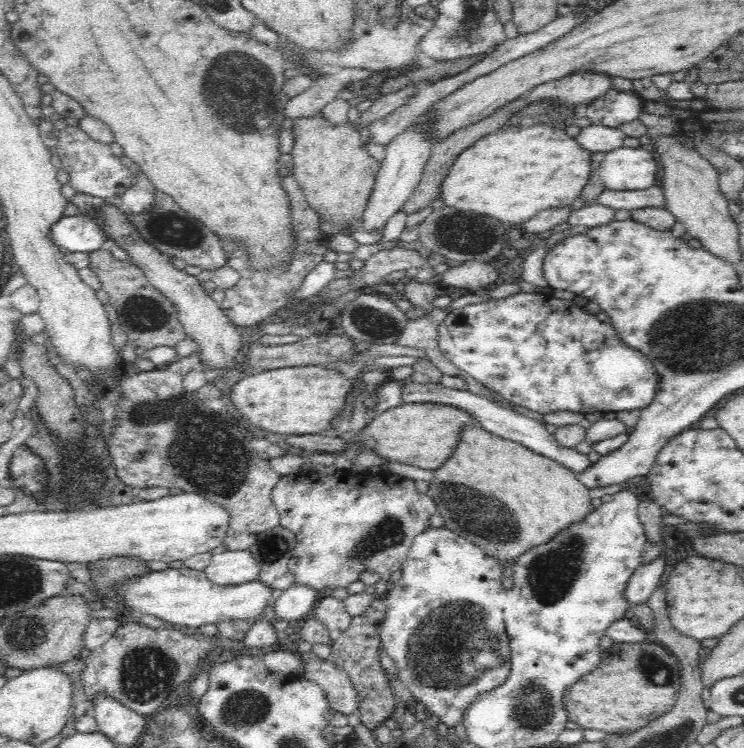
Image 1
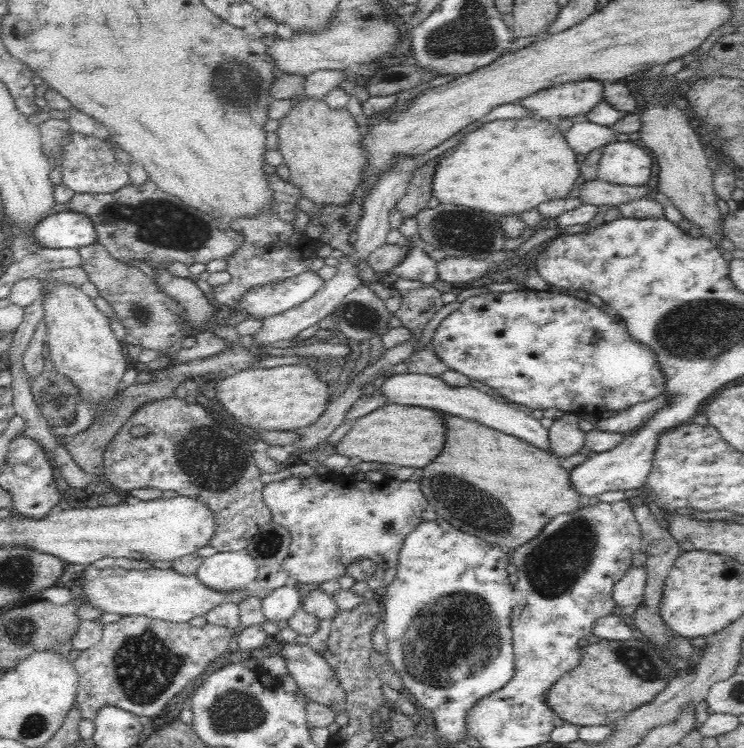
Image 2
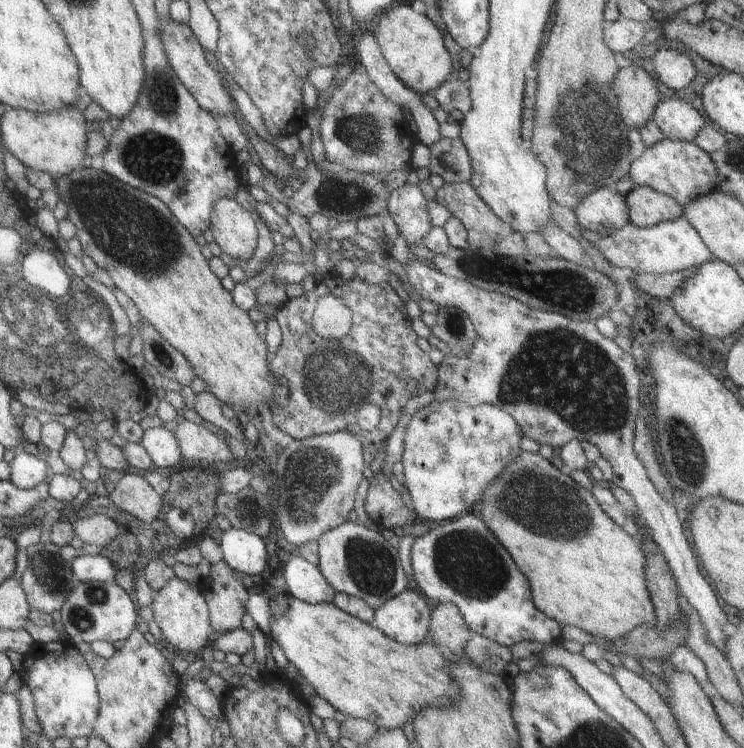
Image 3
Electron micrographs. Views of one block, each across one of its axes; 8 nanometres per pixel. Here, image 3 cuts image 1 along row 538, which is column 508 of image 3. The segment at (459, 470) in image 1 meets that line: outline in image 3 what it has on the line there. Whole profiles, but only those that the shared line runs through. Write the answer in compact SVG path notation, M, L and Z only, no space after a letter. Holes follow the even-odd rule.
M520 450L517 456L510 462L499 476L496 476L483 489L480 499L476 503L473 511L485 523L485 526L494 534L494 537L505 547L509 556L513 559L514 565L525 575L530 584L530 596L535 608L547 616L547 618L556 620L559 624L568 624L576 626L587 634L603 637L611 641L621 637L633 630L636 626L647 625L654 626L656 616L654 615L654 606L652 605L644 577L645 556L639 544L638 539L627 535L621 526L615 524L600 508L592 494L586 488L583 488L578 482L575 482L570 476L562 474L547 459L541 457L539 453L528 453Z

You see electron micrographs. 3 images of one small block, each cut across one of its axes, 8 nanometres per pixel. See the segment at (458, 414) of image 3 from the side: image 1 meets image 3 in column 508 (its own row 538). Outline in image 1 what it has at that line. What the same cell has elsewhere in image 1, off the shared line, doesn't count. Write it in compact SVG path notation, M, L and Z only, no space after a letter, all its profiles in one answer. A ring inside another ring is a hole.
M430 527L414 539L413 548L408 553L406 562L404 562L404 566L400 572L400 578L390 584L388 593L383 597L386 614L380 632L381 648L394 660L394 664L398 668L399 680L406 685L415 698L421 700L428 707L427 712L429 714L435 715L441 722L447 724L447 726L455 726L458 724L462 720L466 710L470 707L470 704L479 695L491 692L494 688L501 686L510 672L510 644L508 643L506 635L503 609L503 606L506 605L507 598L505 597L506 590L502 587L504 570L502 564L502 562L487 556L474 543L464 539L462 536L458 536L458 533L454 533L446 527L439 529Z

